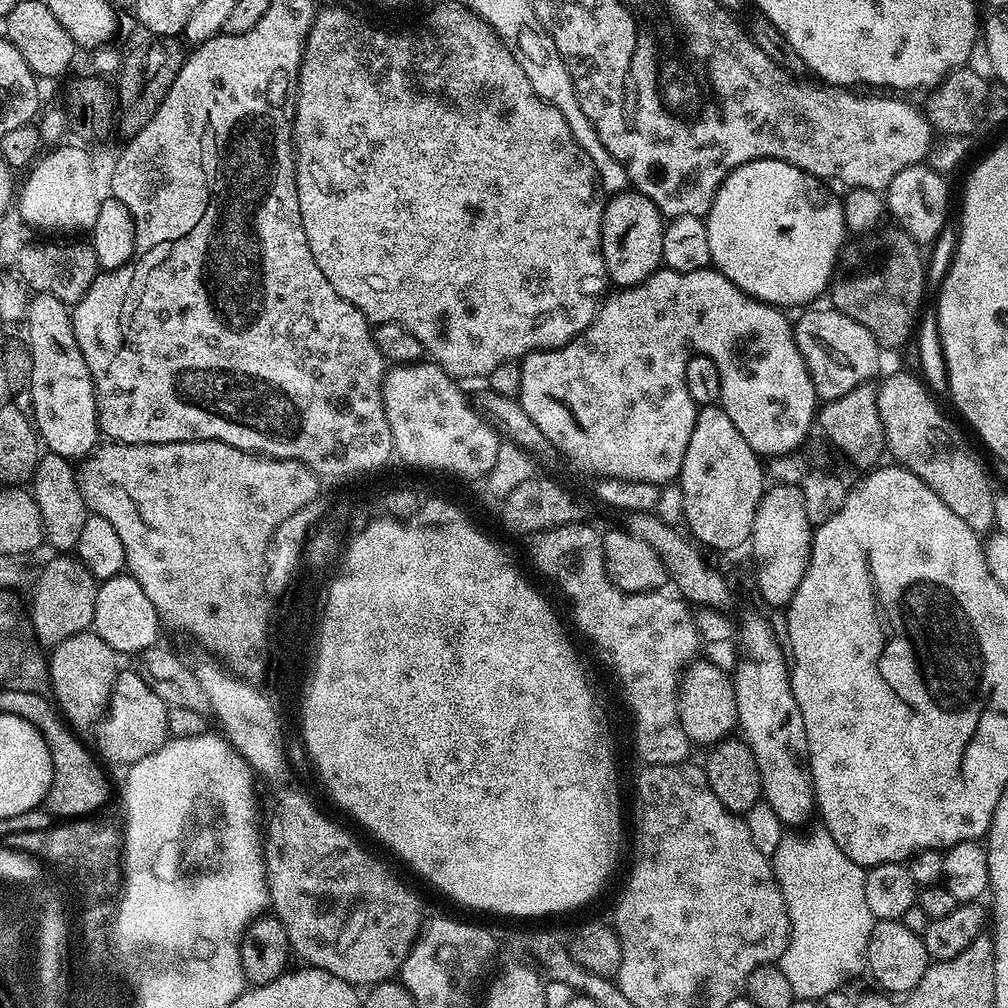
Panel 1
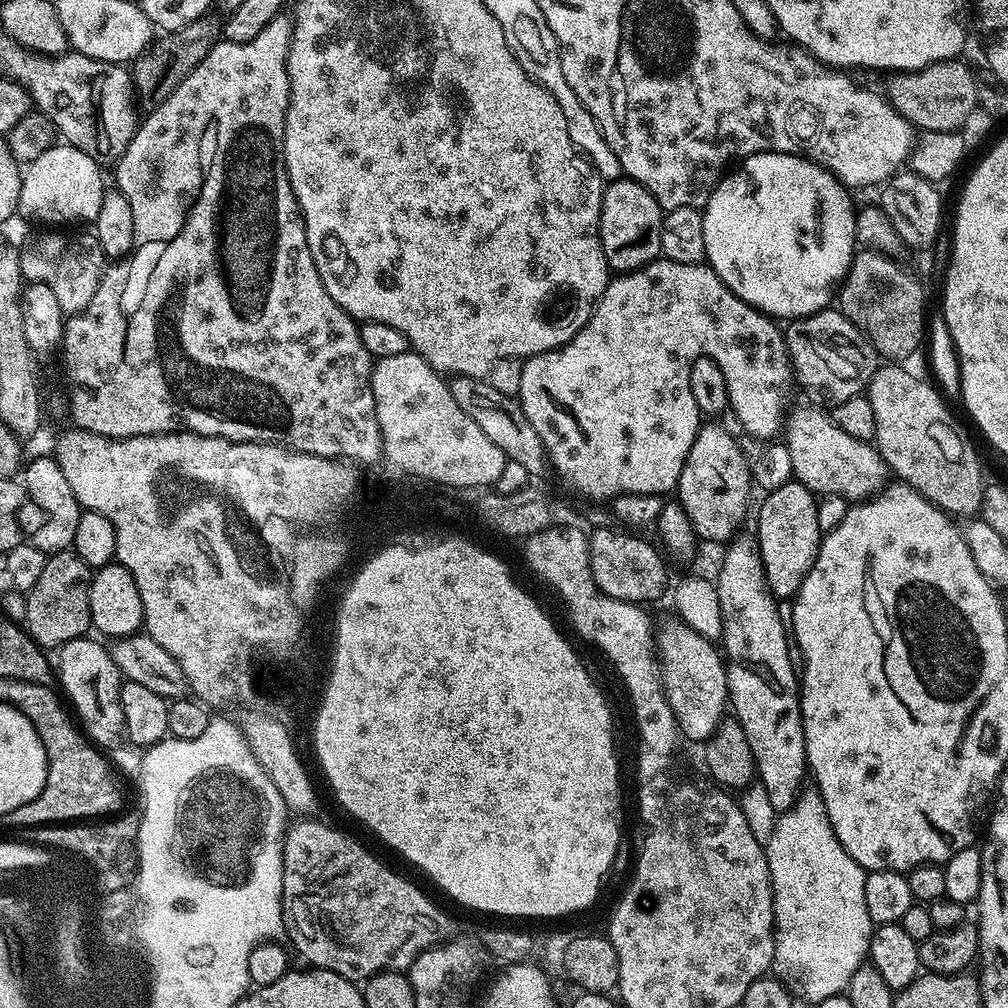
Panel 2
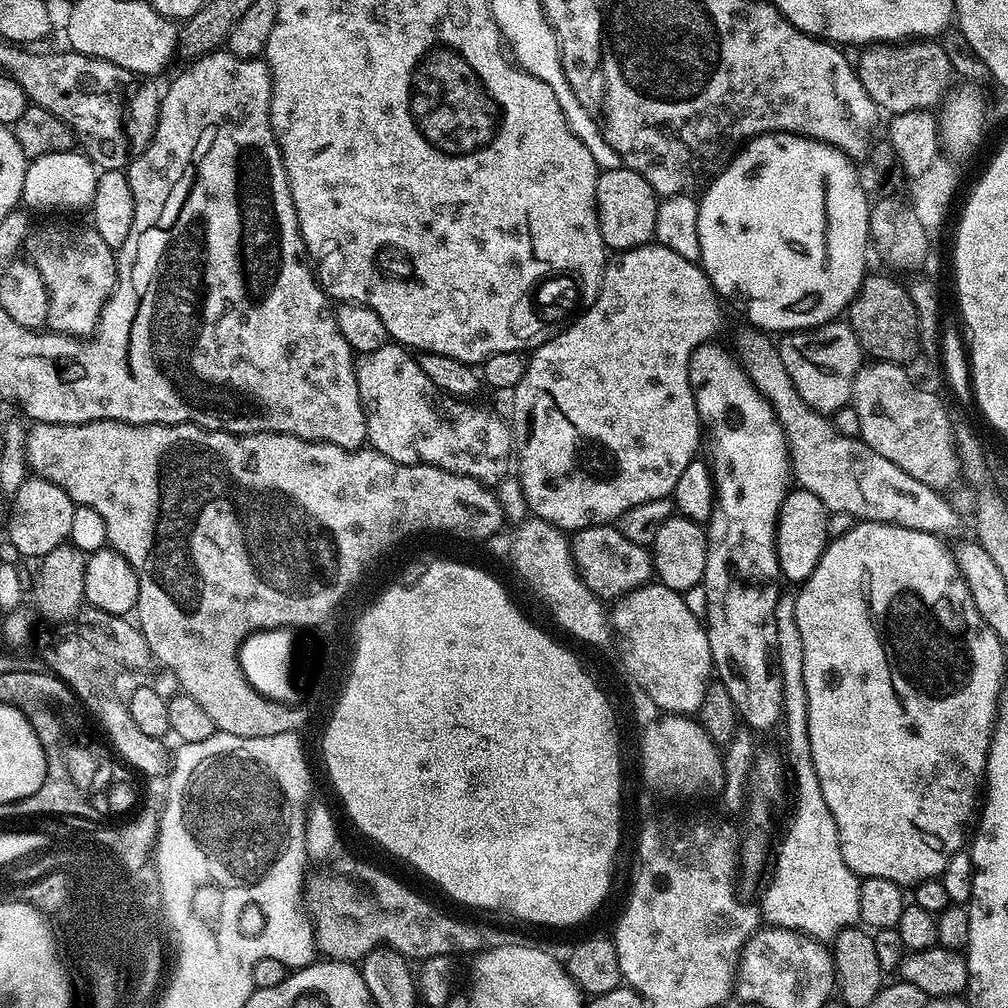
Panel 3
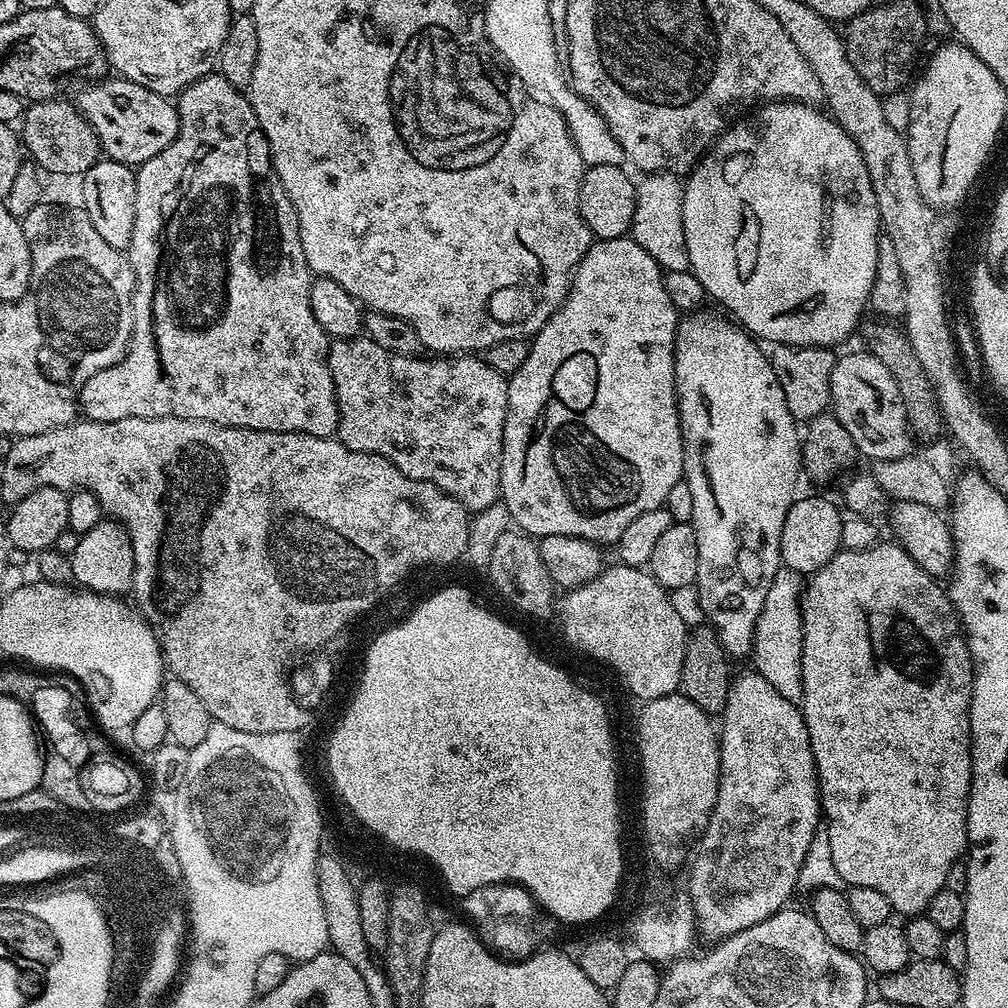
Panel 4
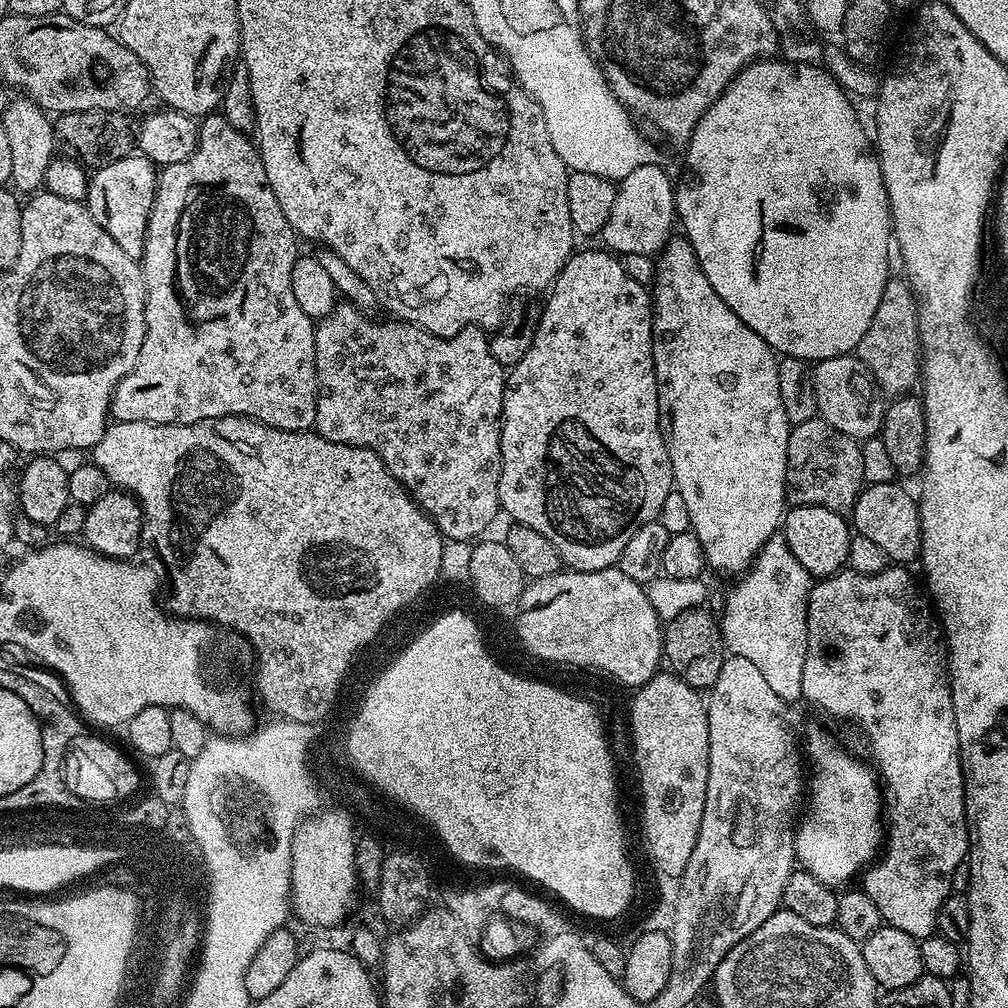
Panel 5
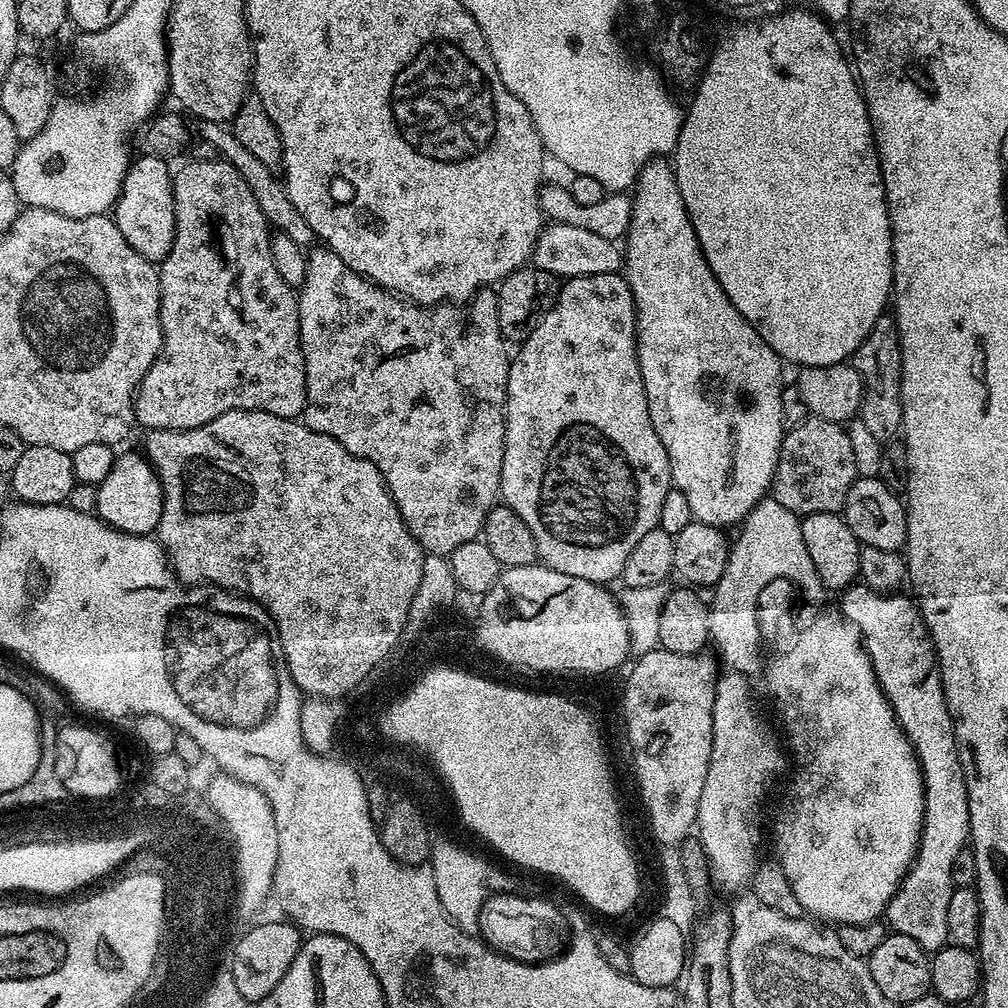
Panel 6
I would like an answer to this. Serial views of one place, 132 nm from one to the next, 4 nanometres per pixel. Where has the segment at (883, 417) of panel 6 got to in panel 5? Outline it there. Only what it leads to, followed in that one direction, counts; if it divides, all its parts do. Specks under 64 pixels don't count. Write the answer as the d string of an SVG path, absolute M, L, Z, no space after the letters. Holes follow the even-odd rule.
M889 278L882 290L882 302L878 302L878 310L874 310L870 327L862 334L862 342L858 342L854 353L871 370L881 393L888 398L909 395L922 376L917 303L907 279Z

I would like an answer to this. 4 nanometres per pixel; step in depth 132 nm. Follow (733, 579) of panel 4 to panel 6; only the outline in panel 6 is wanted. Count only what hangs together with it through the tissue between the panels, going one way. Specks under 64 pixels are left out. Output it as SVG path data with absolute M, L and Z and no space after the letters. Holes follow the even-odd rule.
M664 158L651 160L636 175L636 183L631 196L630 226L627 236L622 240L624 254L622 275L630 286L630 294L634 298L636 307L636 357L638 366L642 370L642 382L646 386L646 402L650 410L650 422L654 422L654 430L658 434L658 438L662 438L662 446L666 446L666 454L670 458L673 485L678 490L682 490L682 494L686 494L686 502L690 502L693 520L700 520L704 524L724 530L727 529L727 524L736 526L743 522L750 515L752 508L769 495L772 487L772 479L778 466L780 443L784 441L786 431L782 414L782 381L780 381L782 361L776 355L776 351L760 337L758 330L754 330L754 326L750 326L750 322L746 322L746 318L742 318L742 314L738 314L738 310L734 310L730 298L726 298L726 290L722 290L718 278L714 278L714 274L702 254L698 238L694 234L694 226L686 214L686 206L682 202L682 194L678 190L673 165Z

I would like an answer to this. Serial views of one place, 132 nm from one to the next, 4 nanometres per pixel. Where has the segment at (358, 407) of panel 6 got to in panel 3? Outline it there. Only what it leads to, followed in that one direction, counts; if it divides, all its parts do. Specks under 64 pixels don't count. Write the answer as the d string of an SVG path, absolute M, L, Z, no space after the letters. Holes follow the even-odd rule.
M389 342L383 344L378 350L361 355L356 360L356 381L358 382L360 402L364 407L364 414L366 416L366 430L368 431L367 443L375 452L381 452L386 458L390 458L399 464L429 464L430 466L438 466L447 472L462 474L463 476L469 476L470 478L479 480L485 486L495 486L509 475L508 464L510 468L514 460L514 441L509 421L505 417L503 420L498 413L491 412L490 409L483 408L480 404L470 404L474 402L469 402L467 399L459 396L445 396L444 393L439 392L434 386L434 382L430 382L430 378L426 378L426 374L422 374L422 370L416 361L416 356L409 349L395 342Z

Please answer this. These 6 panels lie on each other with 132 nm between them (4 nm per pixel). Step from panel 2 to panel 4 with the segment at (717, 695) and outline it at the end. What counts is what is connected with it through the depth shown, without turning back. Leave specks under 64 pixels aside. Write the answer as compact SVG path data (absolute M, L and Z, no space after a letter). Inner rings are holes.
M619 562L613 563L614 566L605 567L604 571L598 574L598 578L594 578L590 582L586 582L582 586L573 588L563 593L564 603L564 628L568 628L568 635L571 639L576 640L577 645L581 648L588 648L588 652L593 652L596 656L604 656L604 659L613 662L619 672L624 672L624 677L631 682L633 688L637 688L640 692L639 696L653 700L662 697L663 692L670 694L677 691L681 687L680 679L682 678L682 662L686 654L686 646L688 645L688 637L690 628L684 624L682 618L678 616L674 606L672 605L671 595L652 577L651 571L644 568L631 568Z

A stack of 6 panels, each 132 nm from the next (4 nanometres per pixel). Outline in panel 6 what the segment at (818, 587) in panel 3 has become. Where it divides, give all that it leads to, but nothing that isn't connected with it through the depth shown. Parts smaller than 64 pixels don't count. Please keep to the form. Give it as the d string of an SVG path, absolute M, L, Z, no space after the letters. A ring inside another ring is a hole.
M857 582L851 588L843 589L841 596L844 597L840 600L838 612L860 633L860 639L863 640L864 648L872 662L876 681L886 694L900 729L912 744L924 779L924 825L920 831L920 849L916 851L916 859L912 861L912 868L900 883L900 889L896 891L894 898L890 898L886 923L892 932L906 934L906 938L914 938L914 942L918 942L918 946L922 946L925 952L935 954L949 943L946 910L950 907L950 894L954 887L954 858L958 858L958 854L962 854L962 850L969 847L972 835L970 802L966 794L966 778L962 762L958 758L952 715L946 706L940 664L936 661L936 648L932 644L932 636L924 625L915 599L911 595L900 595L876 592L873 588L867 588L863 582Z

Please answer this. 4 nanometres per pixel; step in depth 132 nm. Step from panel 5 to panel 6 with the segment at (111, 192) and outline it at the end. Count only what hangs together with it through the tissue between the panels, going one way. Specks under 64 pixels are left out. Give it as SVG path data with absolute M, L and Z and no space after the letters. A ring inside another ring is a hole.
M137 155L129 163L128 173L114 209L114 219L118 230L122 230L122 238L126 238L126 242L130 242L130 246L134 246L134 250L138 250L142 258L153 262L164 260L166 254L170 254L170 246L174 246L174 234L176 233L174 194L172 193L174 172L173 169L168 169L168 164L169 161L162 156Z

